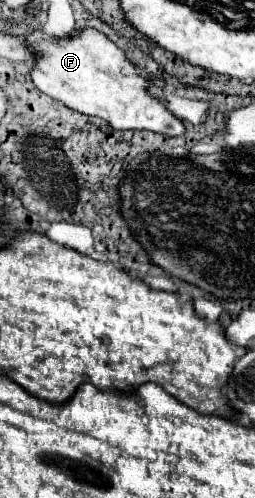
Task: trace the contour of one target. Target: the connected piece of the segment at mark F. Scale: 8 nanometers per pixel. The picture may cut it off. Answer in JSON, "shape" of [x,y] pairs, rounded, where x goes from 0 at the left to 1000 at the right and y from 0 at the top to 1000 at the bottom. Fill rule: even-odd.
{"shape":[[[353,56],[259,80],[141,80],[133,72],[110,72],[110,88],[141,92],[157,104],[157,116],[125,137],[141,177],[251,213],[314,229],[392,233],[455,261],[588,261],[643,273],[714,273],[729,265],[714,241],[659,225],[627,197],[588,185],[588,149],[525,133],[494,108],[400,64]]]}

